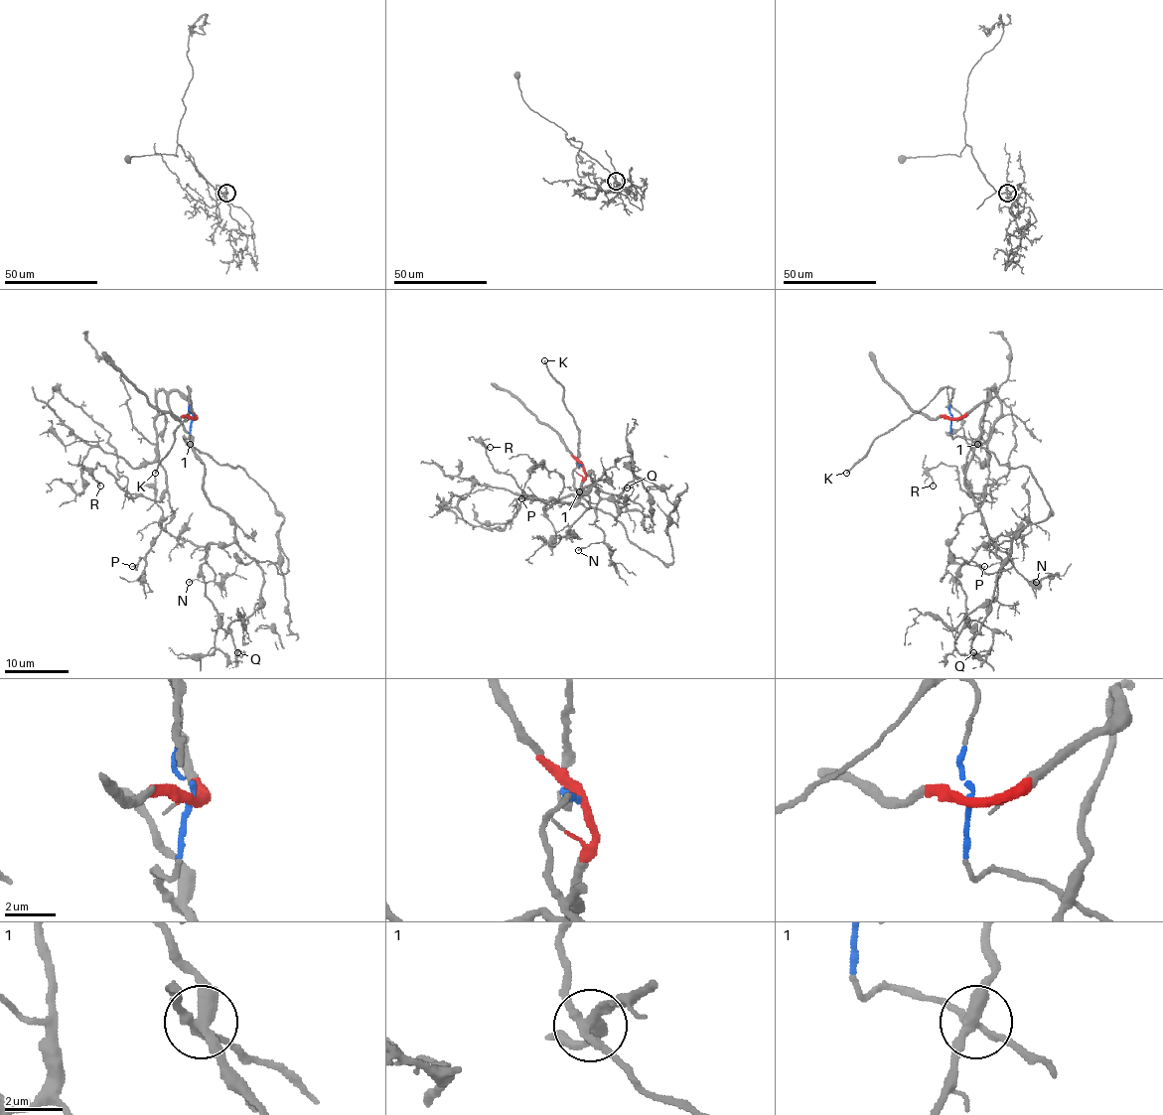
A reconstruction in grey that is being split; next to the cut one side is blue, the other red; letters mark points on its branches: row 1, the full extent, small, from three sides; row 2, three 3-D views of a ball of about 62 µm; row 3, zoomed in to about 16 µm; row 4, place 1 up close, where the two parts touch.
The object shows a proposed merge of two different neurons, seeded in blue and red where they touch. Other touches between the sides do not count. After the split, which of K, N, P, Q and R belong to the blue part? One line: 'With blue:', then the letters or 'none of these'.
With blue: K

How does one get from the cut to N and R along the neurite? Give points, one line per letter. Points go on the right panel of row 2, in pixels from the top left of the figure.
N: (951, 418), (966, 416), (989, 390), (964, 487), (985, 526), (984, 544), (1036, 582)
R: (951, 418), (966, 416), (990, 389), (1000, 402), (985, 500), (960, 486), (955, 467), (928, 472), (933, 486)

